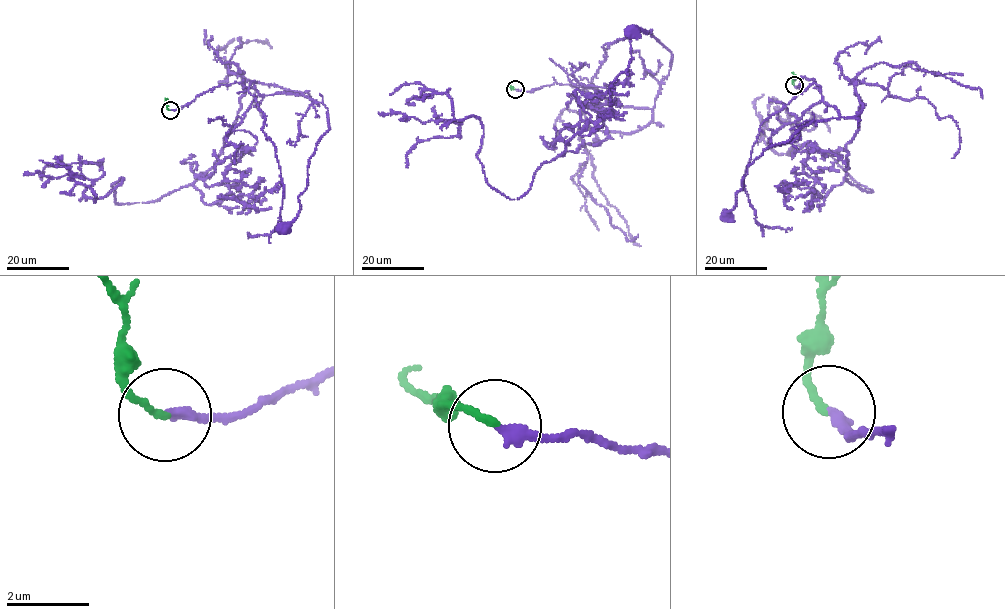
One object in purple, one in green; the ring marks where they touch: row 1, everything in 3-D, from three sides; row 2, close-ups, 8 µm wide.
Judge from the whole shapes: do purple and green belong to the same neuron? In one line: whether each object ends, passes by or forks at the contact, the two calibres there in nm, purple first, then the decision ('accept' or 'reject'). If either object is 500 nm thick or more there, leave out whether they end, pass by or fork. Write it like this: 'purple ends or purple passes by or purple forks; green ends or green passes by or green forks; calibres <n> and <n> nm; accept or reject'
purple ends; green ends; calibres 240 and 160 nm; accept

